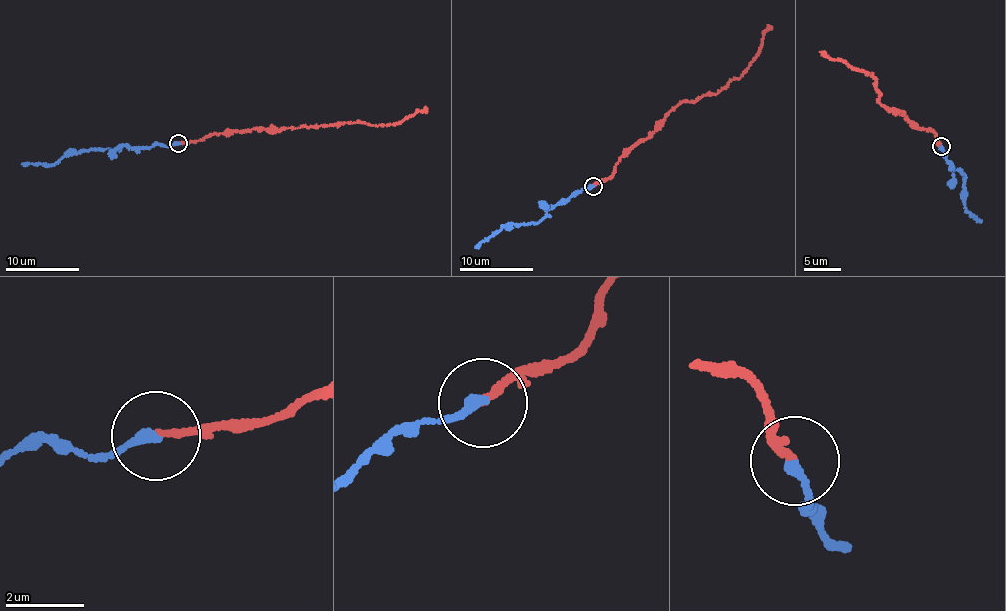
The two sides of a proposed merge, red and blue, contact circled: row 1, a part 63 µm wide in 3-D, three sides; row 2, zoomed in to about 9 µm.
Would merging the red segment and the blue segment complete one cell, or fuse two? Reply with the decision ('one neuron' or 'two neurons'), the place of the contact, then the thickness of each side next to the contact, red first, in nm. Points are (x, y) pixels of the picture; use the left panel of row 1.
one neuron | (178, 143) | 170/240 nm

